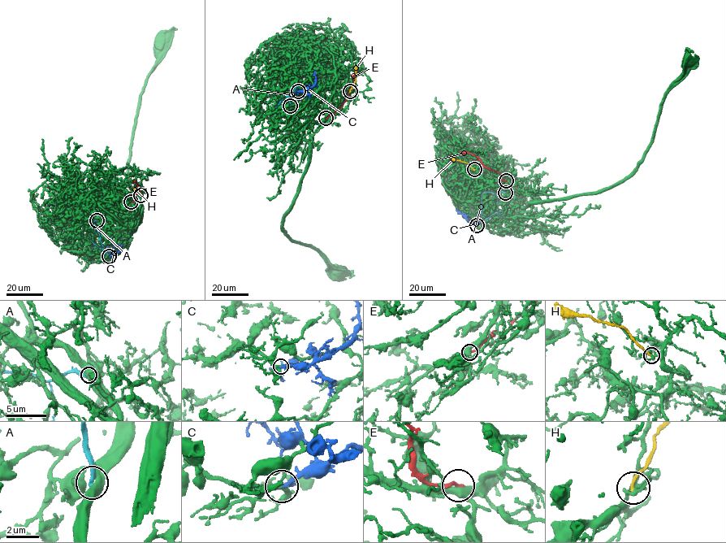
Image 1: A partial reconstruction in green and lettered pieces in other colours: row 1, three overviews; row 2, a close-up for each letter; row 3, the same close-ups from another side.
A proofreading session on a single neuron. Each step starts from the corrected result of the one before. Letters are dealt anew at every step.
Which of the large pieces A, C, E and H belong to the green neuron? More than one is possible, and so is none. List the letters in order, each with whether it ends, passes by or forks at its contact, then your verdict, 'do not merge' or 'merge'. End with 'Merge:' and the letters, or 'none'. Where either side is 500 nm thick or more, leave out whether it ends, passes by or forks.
A: do not merge
C: it ends there; merge
E: it ends there; do not merge
H: it ends there; do not merge
Merge: C

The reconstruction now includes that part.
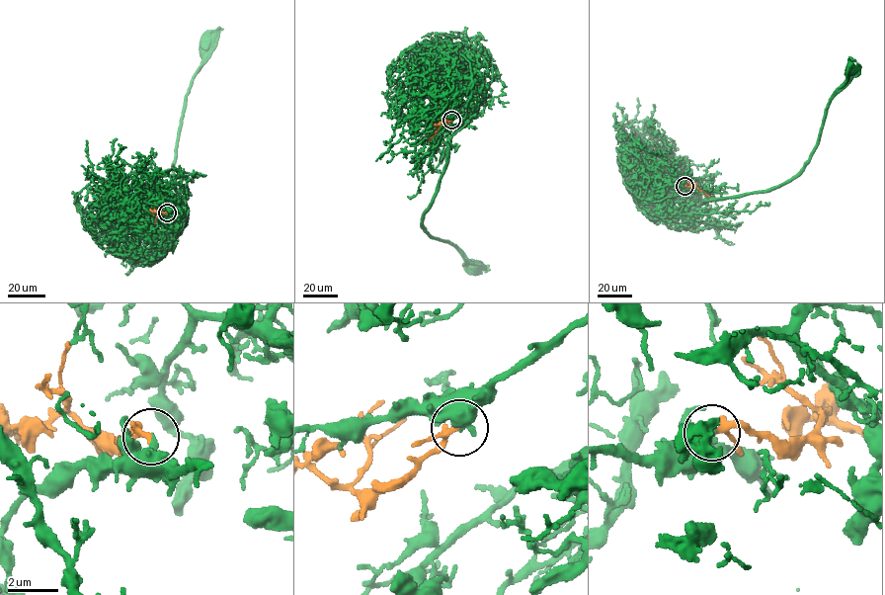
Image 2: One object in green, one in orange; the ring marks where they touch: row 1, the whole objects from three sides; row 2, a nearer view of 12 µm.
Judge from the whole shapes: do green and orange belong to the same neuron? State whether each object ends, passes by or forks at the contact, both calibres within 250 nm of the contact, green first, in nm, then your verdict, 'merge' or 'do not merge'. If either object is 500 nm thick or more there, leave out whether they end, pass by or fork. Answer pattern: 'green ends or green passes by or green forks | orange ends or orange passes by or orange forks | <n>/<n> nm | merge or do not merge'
green ends | orange passes by | 280/180 nm | merge

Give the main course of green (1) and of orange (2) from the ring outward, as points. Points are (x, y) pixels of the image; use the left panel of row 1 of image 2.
1: (167, 212), (150, 220), (154, 230), (168, 228), (182, 216), (173, 173), (181, 118), (191, 80), (209, 42)
2: (167, 212), (156, 212), (154, 220)

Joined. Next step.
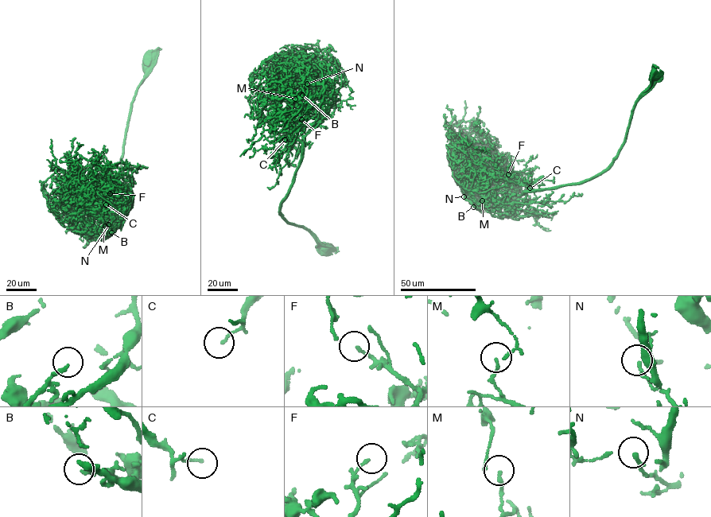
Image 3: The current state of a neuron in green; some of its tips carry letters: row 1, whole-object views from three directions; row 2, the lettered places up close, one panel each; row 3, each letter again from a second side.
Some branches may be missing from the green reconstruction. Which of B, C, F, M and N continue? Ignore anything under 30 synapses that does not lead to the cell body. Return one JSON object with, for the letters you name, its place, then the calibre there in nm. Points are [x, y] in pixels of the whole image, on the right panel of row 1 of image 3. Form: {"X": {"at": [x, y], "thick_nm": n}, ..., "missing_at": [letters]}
{"missing_at": []}

